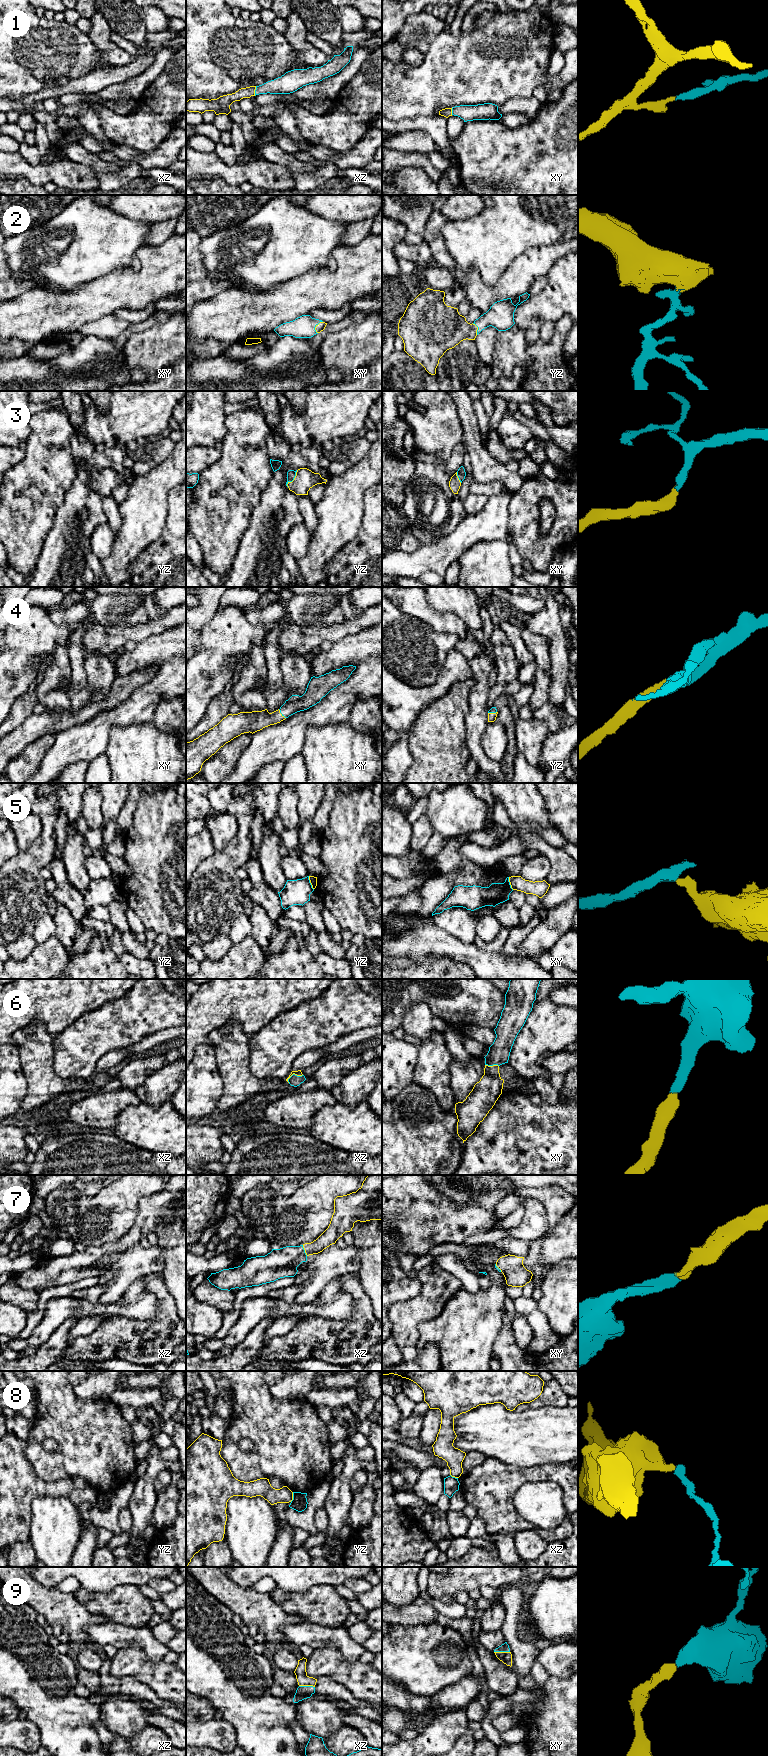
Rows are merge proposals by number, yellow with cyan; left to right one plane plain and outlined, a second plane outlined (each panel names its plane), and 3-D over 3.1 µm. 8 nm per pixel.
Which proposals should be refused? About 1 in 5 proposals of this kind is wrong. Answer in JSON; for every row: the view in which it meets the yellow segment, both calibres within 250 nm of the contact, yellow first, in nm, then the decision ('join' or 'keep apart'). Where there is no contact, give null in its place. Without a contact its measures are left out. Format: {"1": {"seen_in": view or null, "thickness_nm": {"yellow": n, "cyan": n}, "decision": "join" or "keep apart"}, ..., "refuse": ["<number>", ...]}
{"1": {"seen_in": "xz", "thickness_nm": {"yellow": 100, "cyan": 140}, "decision": "join"}, "2": {"seen_in": "xy", "thickness_nm": {"yellow": 70, "cyan": 180}, "decision": "join"}, "3": {"seen_in": "yz", "thickness_nm": {"yellow": 160, "cyan": 70}, "decision": "join"}, "4": {"seen_in": "xy", "thickness_nm": {"yellow": 170, "cyan": 140}, "decision": "join"}, "5": {"seen_in": "yz", "thickness_nm": {"yellow": 60, "cyan": 200}, "decision": "keep apart"}, "6": {"seen_in": "xz", "thickness_nm": {"yellow": 50, "cyan": 90}, "decision": "join"}, "7": {"seen_in": "xz", "thickness_nm": {"yellow": 120, "cyan": 240}, "decision": "join"}, "8": {"seen_in": "yz", "thickness_nm": {"yellow": 140, "cyan": 130}, "decision": "keep apart"}, "9": {"seen_in": "xz", "thickness_nm": {"yellow": 100, "cyan": 110}, "decision": "join"}, "refuse": ["5", "8"]}

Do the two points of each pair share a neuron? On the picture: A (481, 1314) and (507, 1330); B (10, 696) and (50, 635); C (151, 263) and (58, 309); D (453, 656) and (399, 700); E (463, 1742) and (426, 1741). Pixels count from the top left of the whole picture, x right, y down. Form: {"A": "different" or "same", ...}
{"A": "different", "B": "same", "C": "same", "D": "same", "E": "different"}

